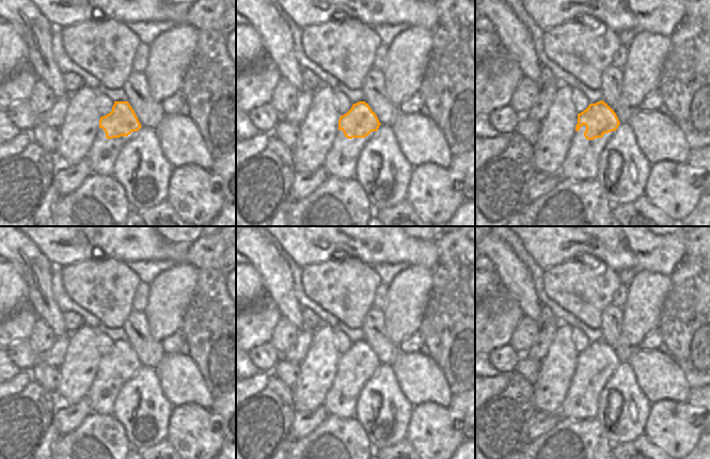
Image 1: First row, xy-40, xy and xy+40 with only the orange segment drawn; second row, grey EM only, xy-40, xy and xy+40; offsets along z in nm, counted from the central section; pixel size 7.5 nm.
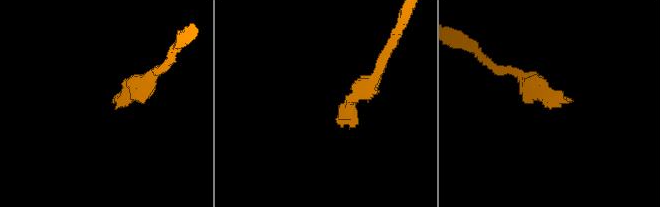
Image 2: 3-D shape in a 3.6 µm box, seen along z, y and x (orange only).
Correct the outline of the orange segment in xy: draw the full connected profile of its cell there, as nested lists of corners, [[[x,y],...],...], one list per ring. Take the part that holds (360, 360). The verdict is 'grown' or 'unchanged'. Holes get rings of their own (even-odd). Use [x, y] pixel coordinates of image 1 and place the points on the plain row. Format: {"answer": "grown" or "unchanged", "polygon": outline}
{"answer": "unchanged", "polygon": [[[365,341],[353,343],[351,348],[338,359],[338,369],[343,369],[348,378],[365,377],[372,370],[377,370],[380,361]]]}

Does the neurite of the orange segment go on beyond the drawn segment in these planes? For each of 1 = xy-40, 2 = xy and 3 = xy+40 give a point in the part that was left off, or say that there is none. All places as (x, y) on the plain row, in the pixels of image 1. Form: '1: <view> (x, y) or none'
1: none
2: none
3: none

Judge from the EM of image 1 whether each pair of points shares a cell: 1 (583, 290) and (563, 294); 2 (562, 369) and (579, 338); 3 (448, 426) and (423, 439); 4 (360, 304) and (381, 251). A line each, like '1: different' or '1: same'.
1: same
2: different
3: same
4: different

